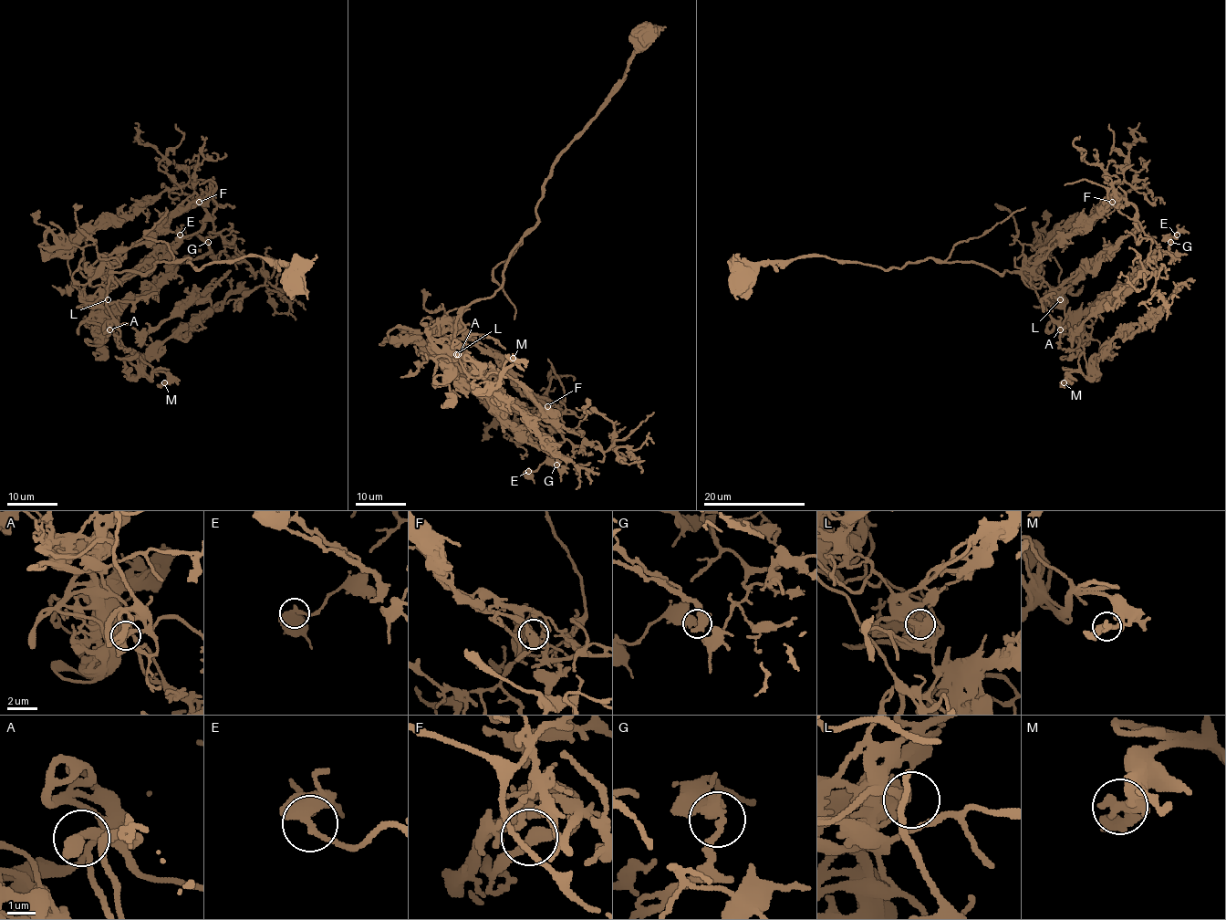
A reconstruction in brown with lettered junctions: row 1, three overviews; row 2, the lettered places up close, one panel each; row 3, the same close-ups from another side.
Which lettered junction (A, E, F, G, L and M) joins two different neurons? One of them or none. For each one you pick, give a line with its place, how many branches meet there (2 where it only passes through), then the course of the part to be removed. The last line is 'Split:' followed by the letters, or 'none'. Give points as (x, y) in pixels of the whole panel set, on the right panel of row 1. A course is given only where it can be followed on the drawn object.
Split: none

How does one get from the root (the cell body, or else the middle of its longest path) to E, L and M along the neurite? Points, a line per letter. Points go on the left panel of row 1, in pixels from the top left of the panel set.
E: (294, 272), (256, 256), (200, 270), (189, 258), (144, 274), (109, 270), (99, 313), (209, 251), (180, 235)
L: (294, 272), (256, 256), (200, 270), (183, 258), (157, 262), (144, 274), (109, 270), (99, 287), (108, 299)
M: (294, 272), (256, 256), (114, 272), (111, 329), (164, 382)

